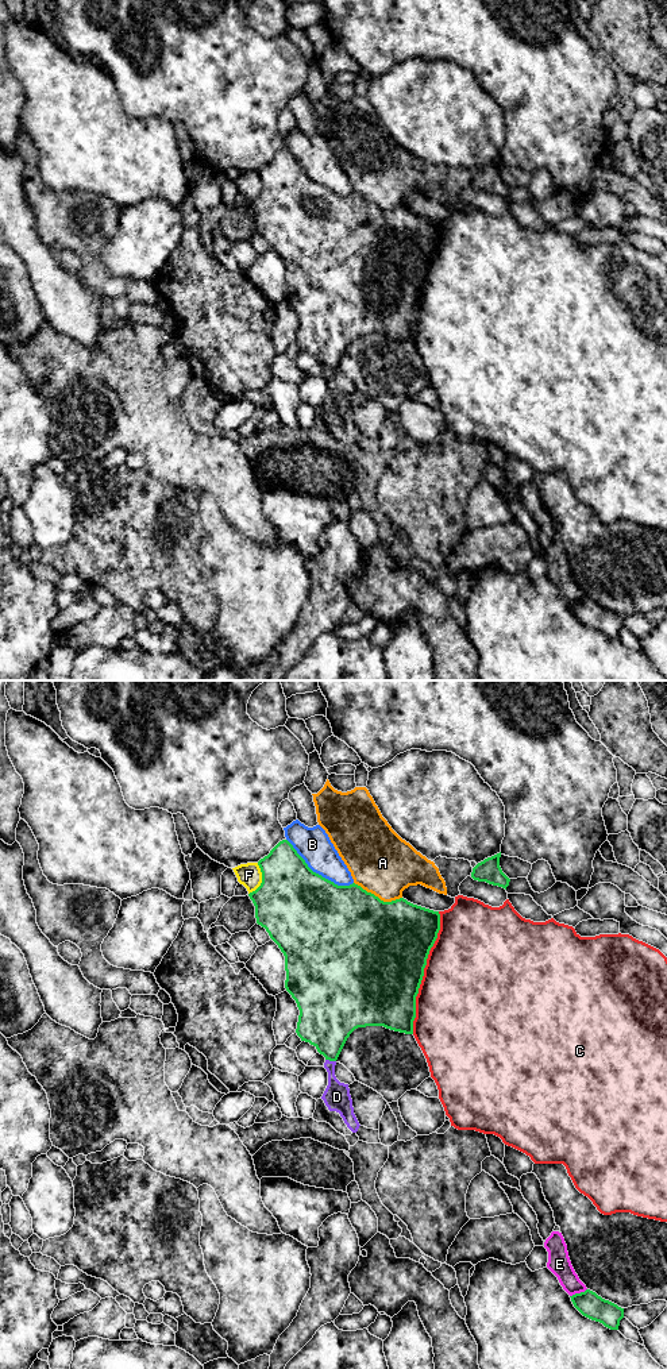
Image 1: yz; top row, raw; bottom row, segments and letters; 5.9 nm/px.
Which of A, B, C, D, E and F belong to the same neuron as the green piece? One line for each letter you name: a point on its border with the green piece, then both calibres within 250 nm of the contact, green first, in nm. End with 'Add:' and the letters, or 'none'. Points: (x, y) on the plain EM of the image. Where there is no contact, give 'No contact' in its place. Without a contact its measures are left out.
Add: none

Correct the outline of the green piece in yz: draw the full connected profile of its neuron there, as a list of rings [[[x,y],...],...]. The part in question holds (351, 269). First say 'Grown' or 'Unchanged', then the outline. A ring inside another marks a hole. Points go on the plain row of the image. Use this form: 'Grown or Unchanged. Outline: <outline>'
Unchanged. Outline: [[[288,149],[279,150],[258,170],[261,194],[248,203],[255,215],[257,232],[285,265],[285,297],[300,319],[296,342],[313,354],[325,369],[336,370],[347,347],[358,336],[383,335],[413,343],[416,305],[431,257],[440,239],[440,223],[404,207],[383,211],[361,194],[338,194],[313,181]]]

